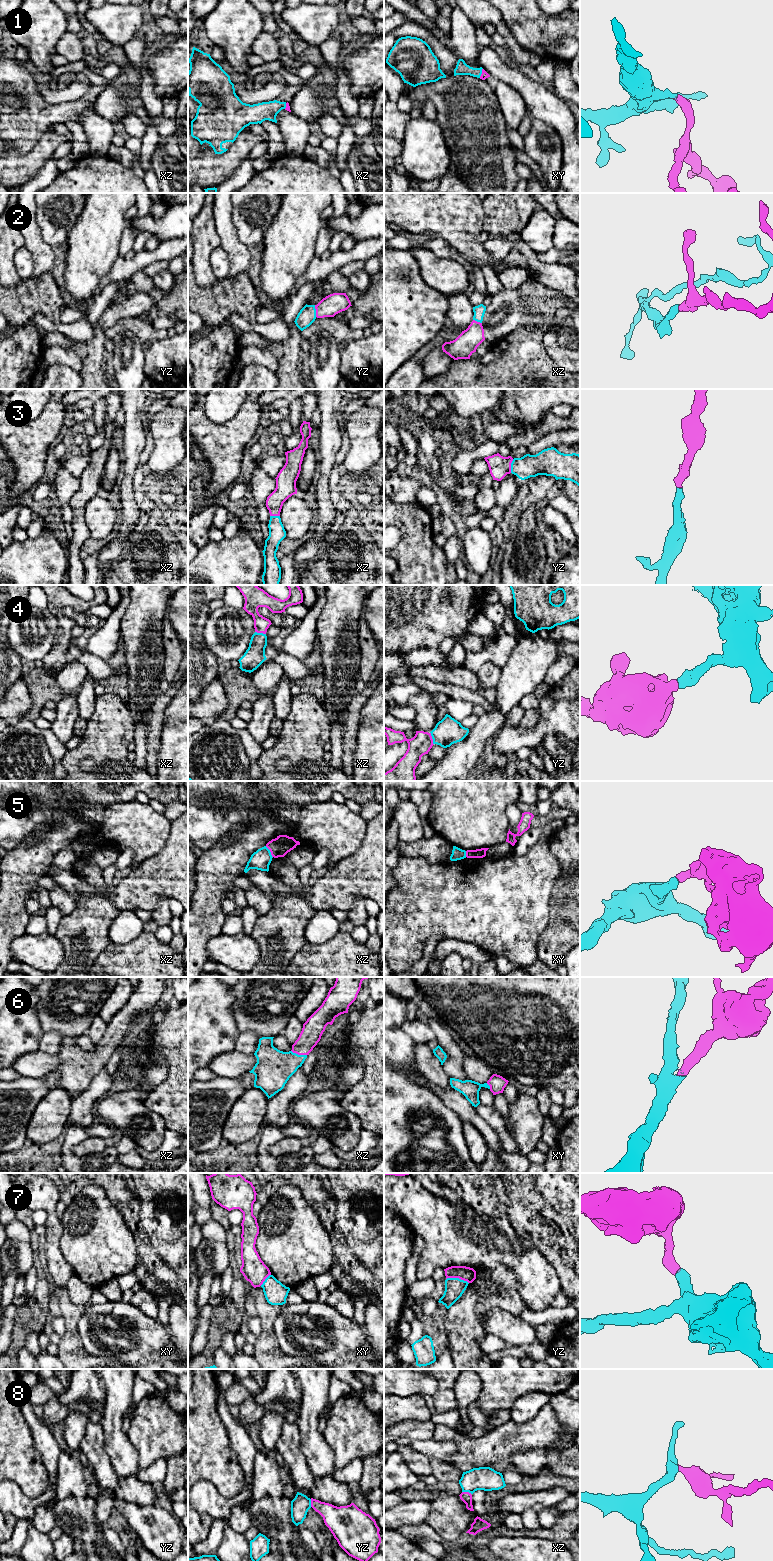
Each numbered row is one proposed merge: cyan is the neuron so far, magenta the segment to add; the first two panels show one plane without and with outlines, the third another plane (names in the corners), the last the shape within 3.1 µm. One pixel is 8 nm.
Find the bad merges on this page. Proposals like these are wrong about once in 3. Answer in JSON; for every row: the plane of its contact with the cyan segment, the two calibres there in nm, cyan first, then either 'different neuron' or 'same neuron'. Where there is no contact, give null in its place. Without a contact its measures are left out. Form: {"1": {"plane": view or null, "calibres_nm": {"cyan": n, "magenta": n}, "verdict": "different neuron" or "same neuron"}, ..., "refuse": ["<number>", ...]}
{"1": {"plane": "xy", "calibres_nm": {"cyan": 100, "magenta": 60}, "verdict": "same neuron"}, "2": {"plane": "yz", "calibres_nm": {"cyan": 140, "magenta": 160}, "verdict": "same neuron"}, "3": {"plane": "yz", "calibres_nm": {"cyan": 180, "magenta": 170}, "verdict": "same neuron"}, "4": {"plane": "yz", "calibres_nm": {"cyan": 220, "magenta": 170}, "verdict": "same neuron"}, "5": {"plane": "xz", "calibres_nm": {"cyan": 160, "magenta": 160}, "verdict": "different neuron"}, "6": {"plane": "xz", "calibres_nm": {"cyan": 300, "magenta": 170}, "verdict": "same neuron"}, "7": {"plane": "yz", "calibres_nm": {"cyan": 160, "magenta": 120}, "verdict": "different neuron"}, "8": {"plane": "xz", "calibres_nm": {"cyan": 190, "magenta": 90}, "verdict": "same neuron"}, "refuse": ["5", "7"]}

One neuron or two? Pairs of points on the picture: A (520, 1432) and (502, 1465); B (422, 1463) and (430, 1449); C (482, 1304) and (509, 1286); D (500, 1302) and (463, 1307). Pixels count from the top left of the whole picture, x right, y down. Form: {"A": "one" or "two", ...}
{"A": "two", "B": "two", "C": "one", "D": "two"}

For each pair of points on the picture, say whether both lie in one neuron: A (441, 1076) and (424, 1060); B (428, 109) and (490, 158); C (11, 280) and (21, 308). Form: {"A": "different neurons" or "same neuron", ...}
{"A": "same neuron", "B": "different neurons", "C": "different neurons"}

